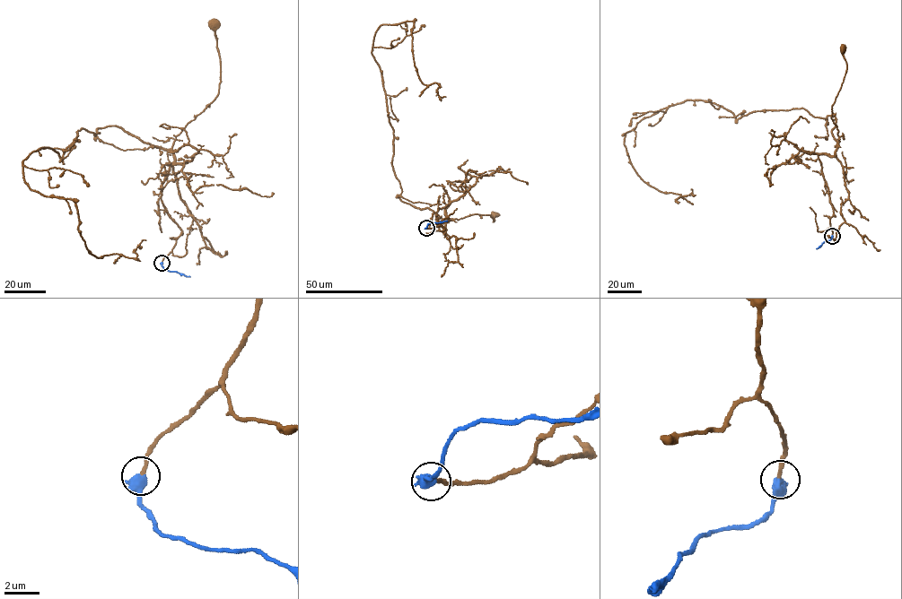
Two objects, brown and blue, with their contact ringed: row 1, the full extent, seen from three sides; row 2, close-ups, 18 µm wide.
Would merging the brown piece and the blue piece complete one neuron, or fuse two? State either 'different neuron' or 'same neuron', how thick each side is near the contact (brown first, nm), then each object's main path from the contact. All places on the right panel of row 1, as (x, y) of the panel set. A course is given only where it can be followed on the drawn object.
same neuron; calibres 200 and 650 nm; course brown (832, 236), (834, 209), (818, 156), (834, 156), (837, 145), (838, 130), (831, 117), (846, 69), (842, 47); course blue (832, 236), (817, 248)

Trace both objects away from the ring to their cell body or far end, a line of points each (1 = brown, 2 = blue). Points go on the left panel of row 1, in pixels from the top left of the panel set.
1: (162, 263), (182, 231), (162, 199), (168, 164), (174, 160), (173, 141), (218, 93), (221, 65), (215, 22)
2: (162, 263), (163, 268), (190, 276)

